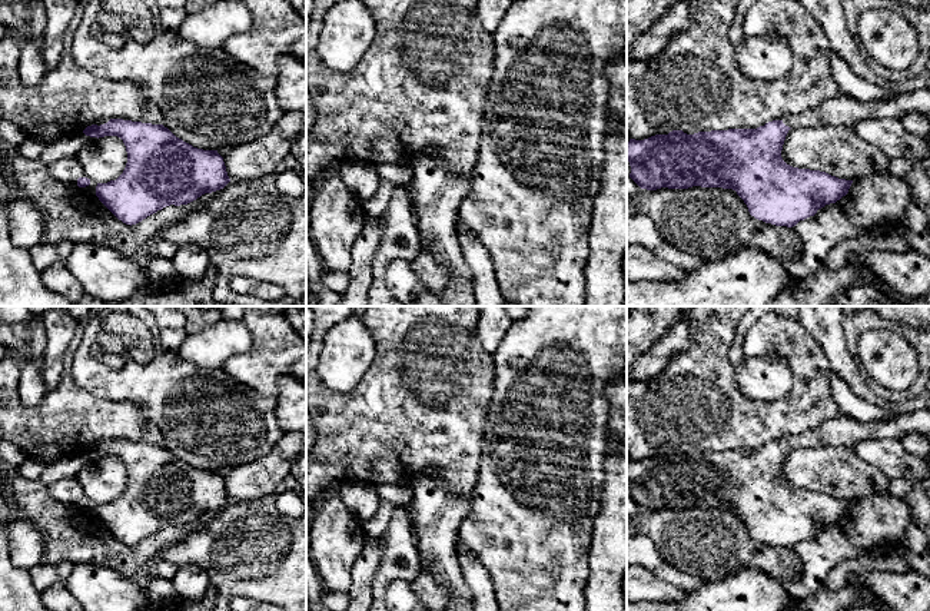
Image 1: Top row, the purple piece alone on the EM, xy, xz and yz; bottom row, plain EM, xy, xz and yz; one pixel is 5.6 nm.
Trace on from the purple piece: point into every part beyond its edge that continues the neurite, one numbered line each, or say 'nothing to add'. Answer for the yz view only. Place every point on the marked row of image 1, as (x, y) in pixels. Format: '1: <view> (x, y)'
1: yz (840, 109)

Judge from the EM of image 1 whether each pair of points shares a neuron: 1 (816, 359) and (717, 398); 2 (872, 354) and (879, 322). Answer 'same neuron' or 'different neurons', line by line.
1: same neuron
2: different neurons

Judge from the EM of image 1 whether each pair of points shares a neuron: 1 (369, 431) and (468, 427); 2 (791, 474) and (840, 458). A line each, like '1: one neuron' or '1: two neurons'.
1: one neuron
2: one neuron

